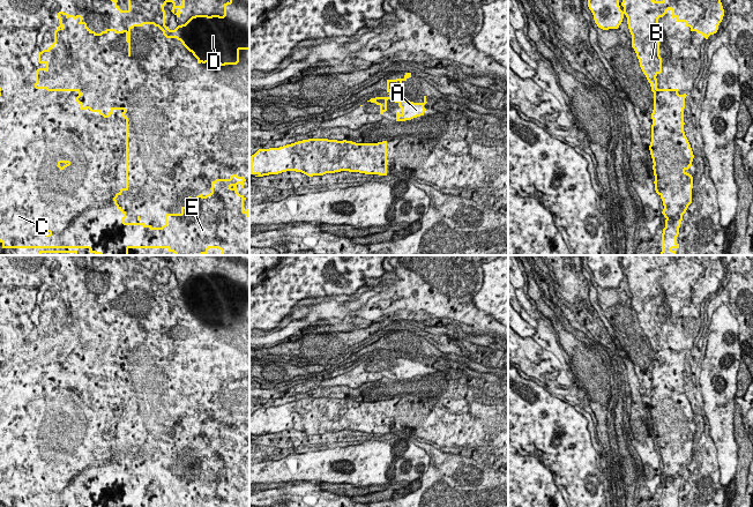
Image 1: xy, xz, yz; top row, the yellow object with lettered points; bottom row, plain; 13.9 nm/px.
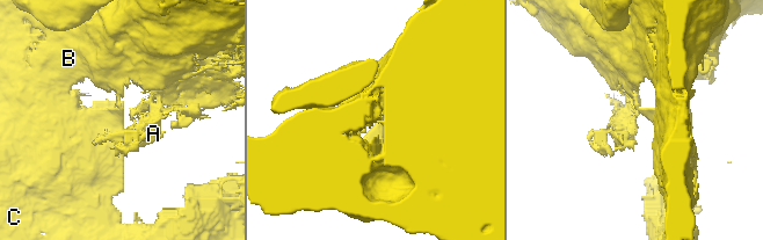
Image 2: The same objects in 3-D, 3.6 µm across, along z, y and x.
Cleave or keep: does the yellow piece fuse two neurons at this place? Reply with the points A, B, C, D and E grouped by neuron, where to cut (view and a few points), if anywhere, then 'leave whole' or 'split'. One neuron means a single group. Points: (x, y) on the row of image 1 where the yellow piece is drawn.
A B C D E; no cut; leave whole

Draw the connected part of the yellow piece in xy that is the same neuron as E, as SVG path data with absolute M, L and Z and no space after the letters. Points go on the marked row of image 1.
M0 0L0 243L2 248L39 248L39 255L77 255L77 248L89 248L90 253L99 255L128 255L129 248L167 248L176 255L207 255L209 248L218 248L222 255L249 255L249 214L248 209L244 209L246 197L237 192L237 185L244 188L246 179L232 174L229 179L216 179L211 181L211 193L196 197L188 196L188 206L181 207L180 214L165 214L165 224L162 228L152 228L144 223L125 223L126 211L117 203L117 197L124 191L128 191L128 118L125 115L127 109L111 107L105 115L102 110L92 110L90 106L82 106L79 100L83 92L80 89L49 89L47 87L38 87L38 72L49 72L49 61L42 61L40 55L50 52L57 44L57 32L64 30L61 15L66 18L80 18L79 24L83 24L84 29L94 36L102 36L109 31L114 33L126 33L128 43L128 57L131 57L131 30L134 27L143 24L154 24L158 27L166 38L177 38L182 45L193 53L197 59L197 64L215 65L237 65L239 62L239 51L249 50L249 0L230 0L224 3L224 15L195 15L185 24L178 25L174 30L170 30L165 25L164 6L172 2L172 13L180 17L180 9L185 8L185 0L128 0L128 9L121 10L117 5L118 0Z

